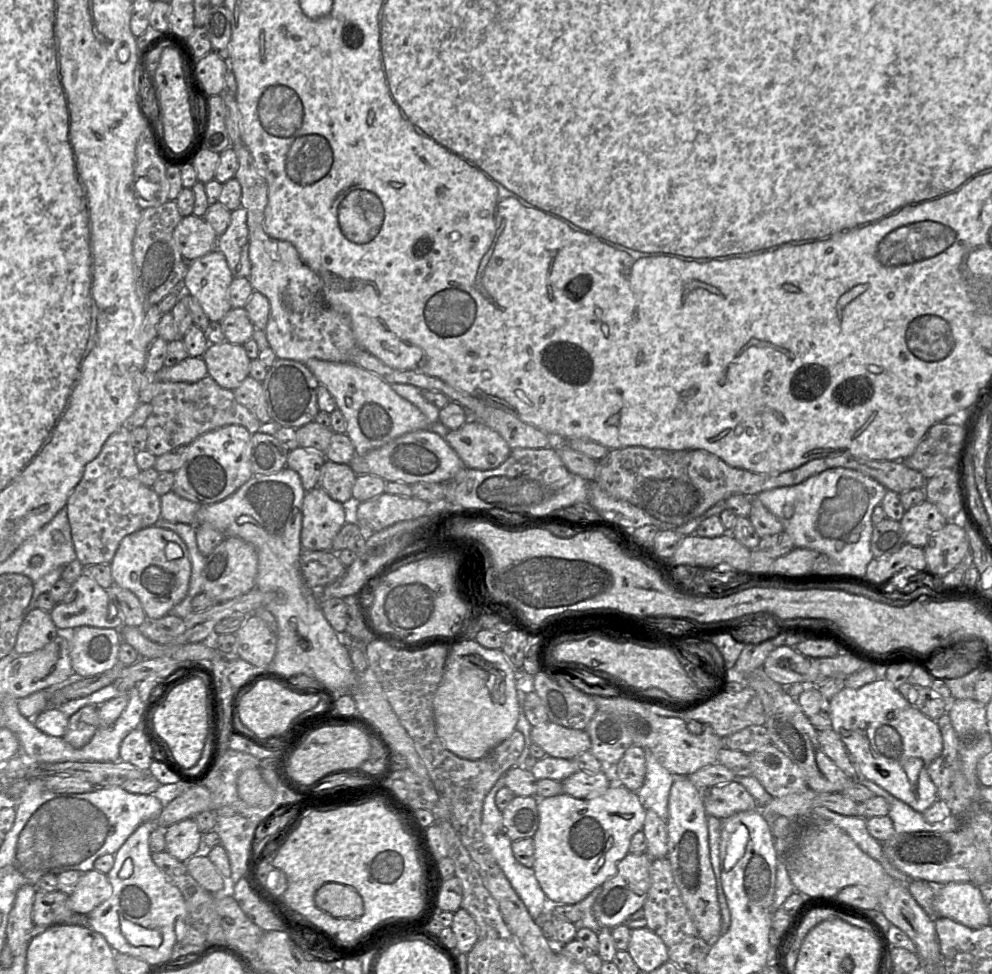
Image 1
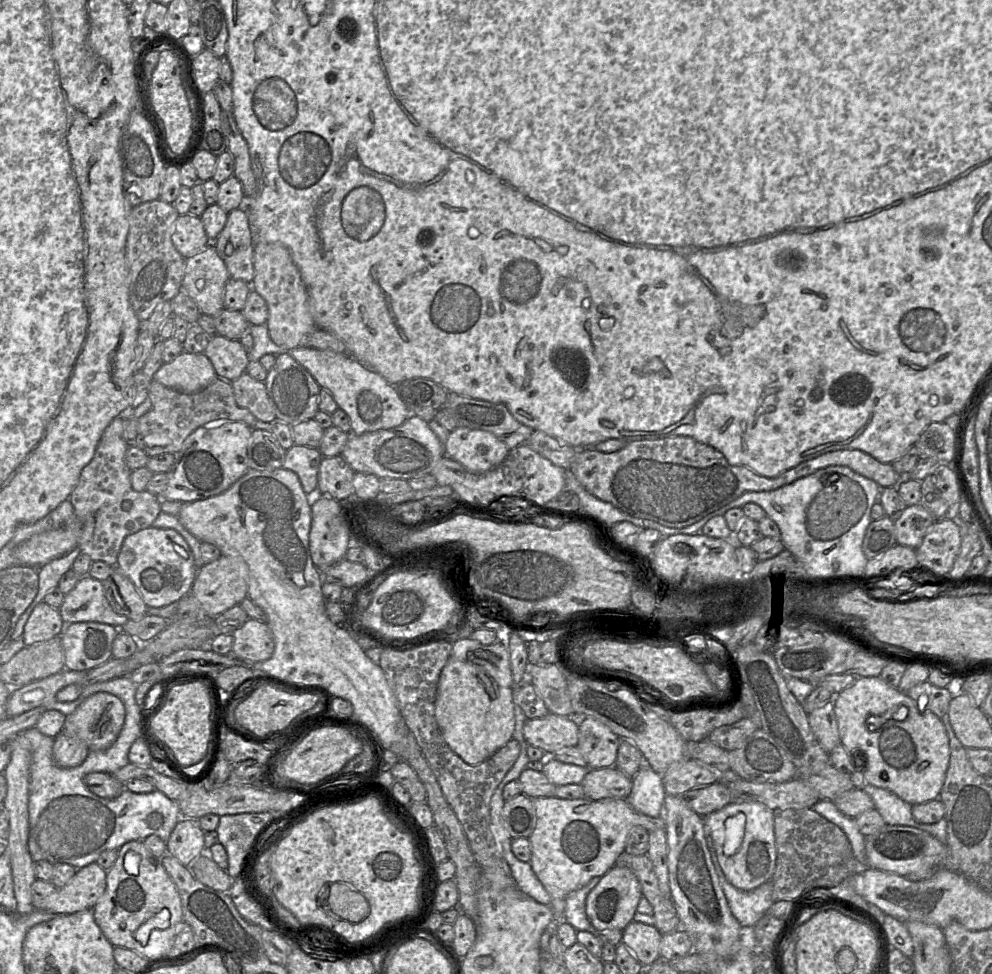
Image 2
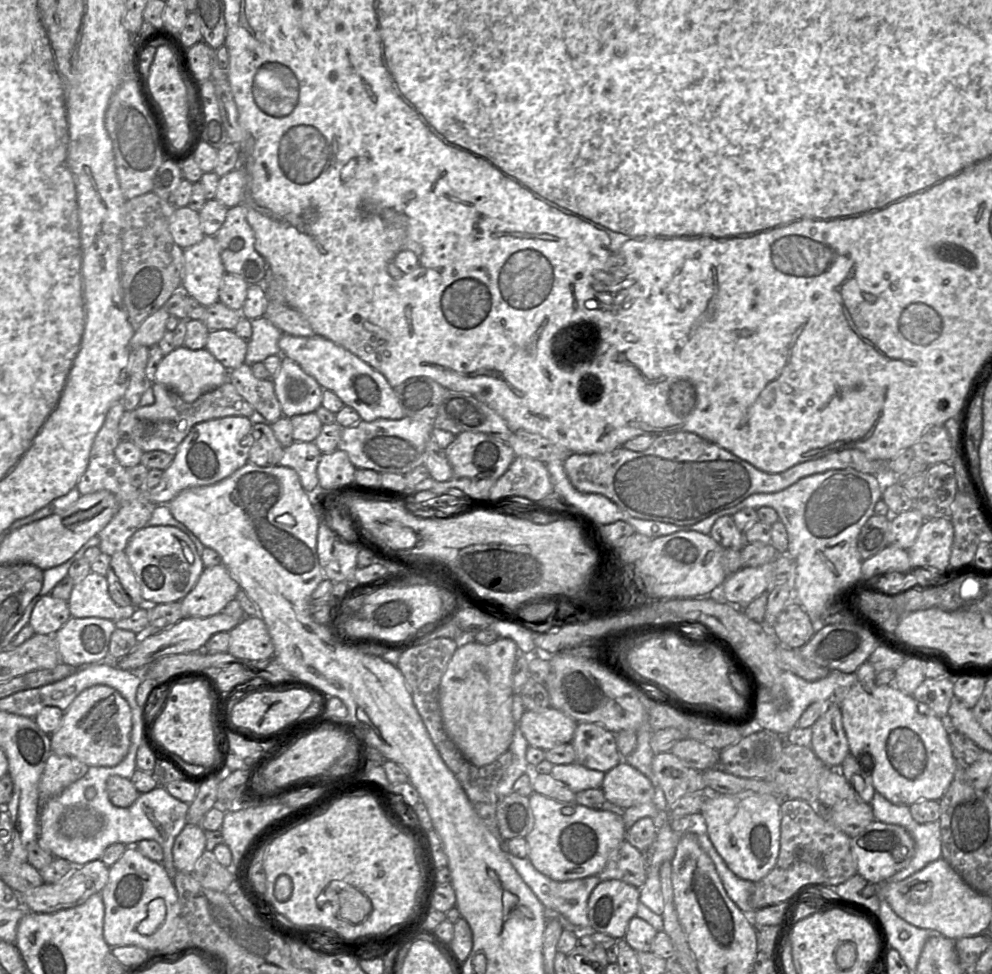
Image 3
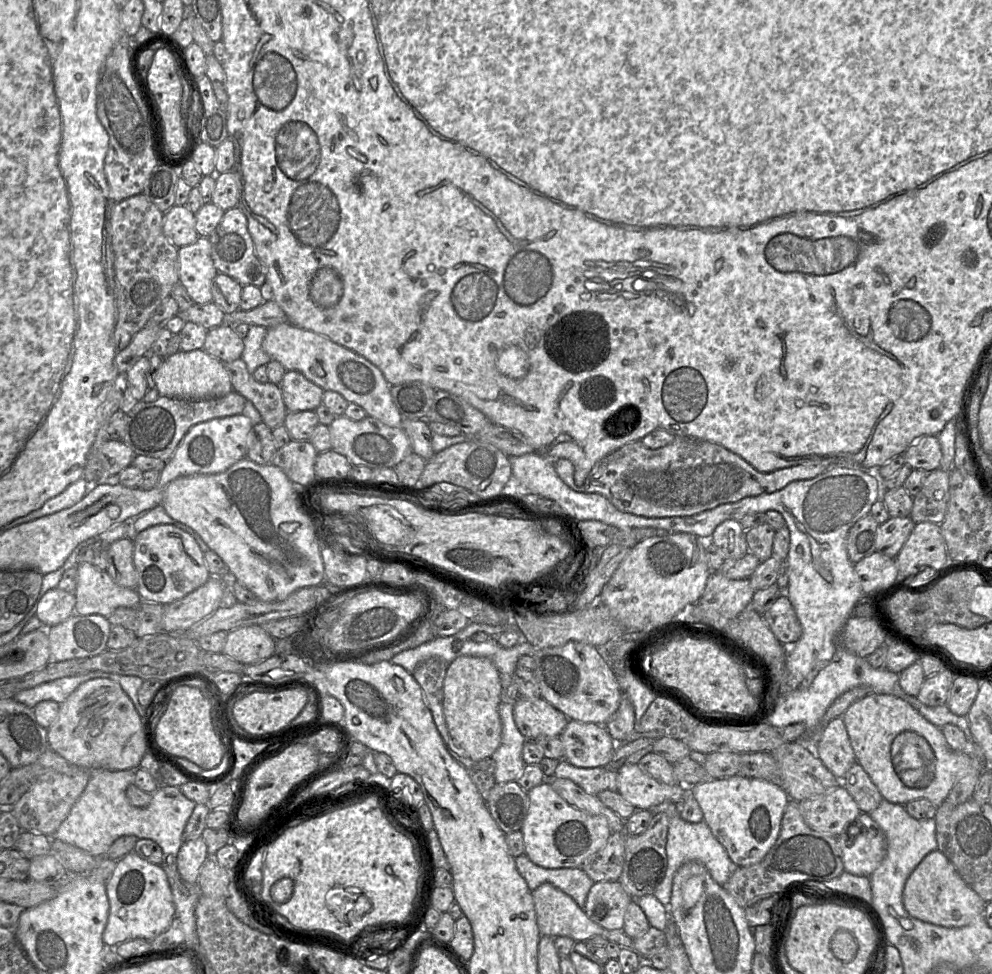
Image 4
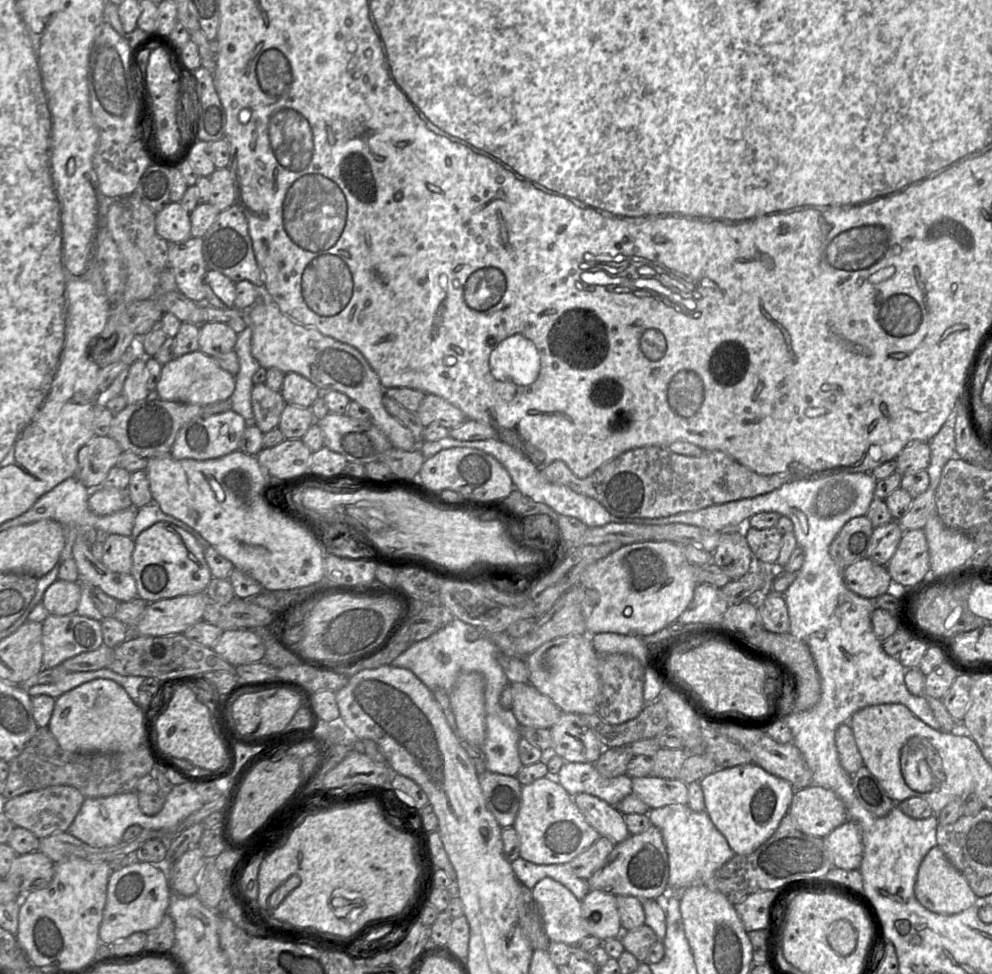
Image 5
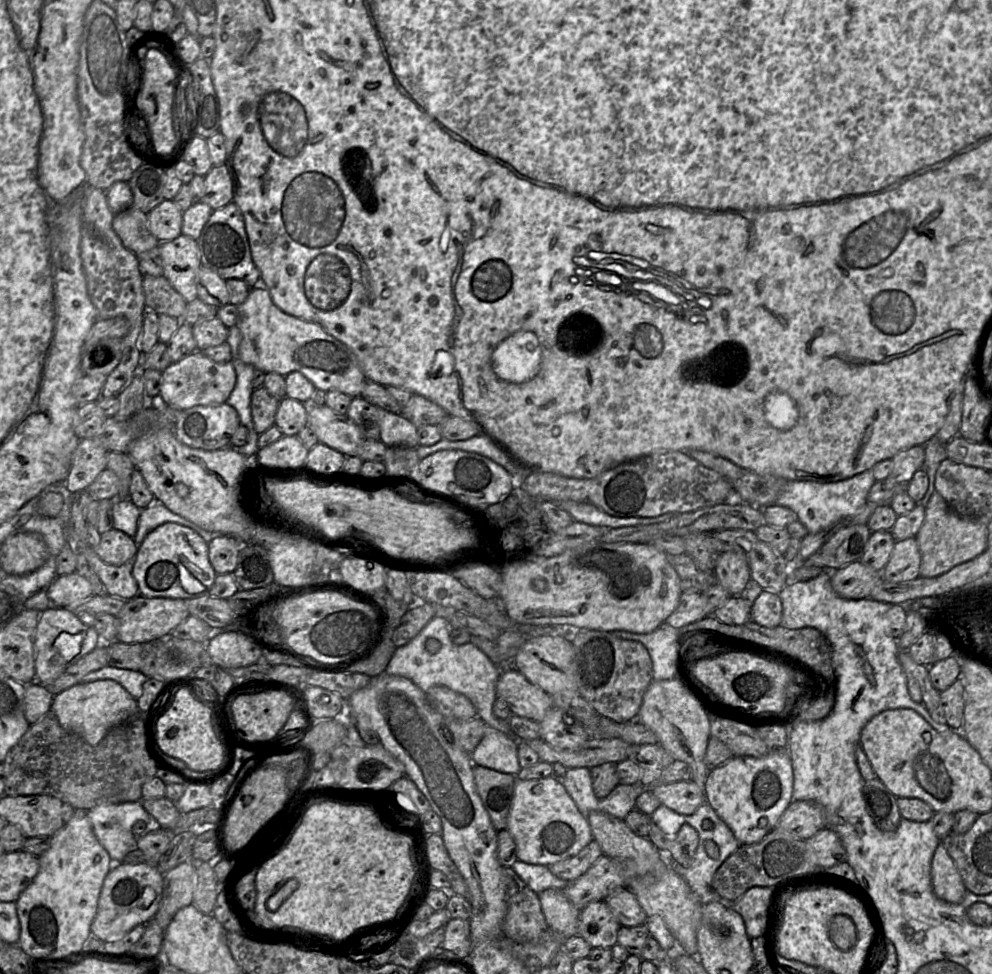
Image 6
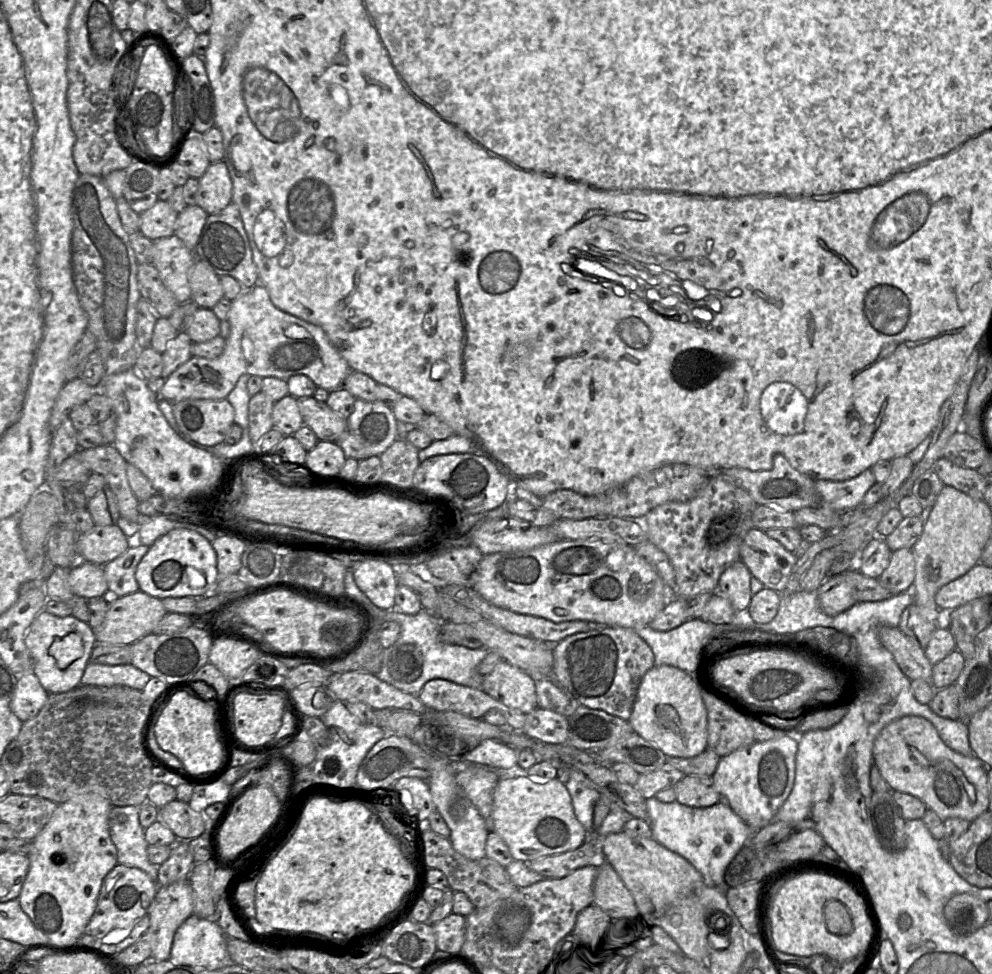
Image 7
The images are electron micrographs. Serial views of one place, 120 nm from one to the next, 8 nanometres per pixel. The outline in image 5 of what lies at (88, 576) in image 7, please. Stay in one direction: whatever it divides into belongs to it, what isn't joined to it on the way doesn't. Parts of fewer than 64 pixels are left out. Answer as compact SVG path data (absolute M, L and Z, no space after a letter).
M56 580L44 593L42 604L49 614L64 616L76 613L81 597L78 582Z

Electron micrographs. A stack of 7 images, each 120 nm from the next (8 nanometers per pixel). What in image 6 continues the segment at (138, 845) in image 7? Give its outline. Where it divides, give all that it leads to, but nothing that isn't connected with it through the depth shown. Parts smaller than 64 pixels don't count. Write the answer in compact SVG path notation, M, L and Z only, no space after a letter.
M141 801L101 804L87 813L95 836L114 863L122 863L129 852L138 849L137 838L132 833L136 821L155 825Z

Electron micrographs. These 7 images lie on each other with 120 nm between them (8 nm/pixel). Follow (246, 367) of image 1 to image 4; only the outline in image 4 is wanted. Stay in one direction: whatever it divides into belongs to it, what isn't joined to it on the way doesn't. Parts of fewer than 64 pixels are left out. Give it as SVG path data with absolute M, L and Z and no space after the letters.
M225 325L209 329L203 349L223 363L241 358L244 339L234 330L235 325Z

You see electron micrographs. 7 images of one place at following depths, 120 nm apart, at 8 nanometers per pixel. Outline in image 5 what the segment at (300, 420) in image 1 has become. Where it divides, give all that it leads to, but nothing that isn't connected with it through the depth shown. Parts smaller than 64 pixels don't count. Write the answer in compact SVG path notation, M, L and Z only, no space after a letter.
M294 372L285 374L280 393L286 404L309 408L321 395L321 391L316 385Z

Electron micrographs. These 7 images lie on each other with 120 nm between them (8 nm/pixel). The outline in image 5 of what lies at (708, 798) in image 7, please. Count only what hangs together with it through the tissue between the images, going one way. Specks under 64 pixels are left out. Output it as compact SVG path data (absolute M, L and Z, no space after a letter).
M655 776L632 778L632 793L637 795L650 809L670 804L687 805L688 785L678 779Z

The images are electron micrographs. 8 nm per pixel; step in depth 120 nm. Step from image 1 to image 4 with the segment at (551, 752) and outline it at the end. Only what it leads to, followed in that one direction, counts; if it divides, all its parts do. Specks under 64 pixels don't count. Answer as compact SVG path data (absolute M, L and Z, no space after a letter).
M519 697L514 703L513 716L518 730L528 741L543 736L557 737L569 721L561 711L542 697Z

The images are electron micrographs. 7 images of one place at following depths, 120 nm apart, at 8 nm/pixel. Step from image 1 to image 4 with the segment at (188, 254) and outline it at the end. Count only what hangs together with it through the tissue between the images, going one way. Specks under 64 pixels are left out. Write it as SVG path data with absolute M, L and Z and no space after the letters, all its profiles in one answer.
M172 206L164 213L163 232L177 248L193 244L199 237L195 214L186 206Z

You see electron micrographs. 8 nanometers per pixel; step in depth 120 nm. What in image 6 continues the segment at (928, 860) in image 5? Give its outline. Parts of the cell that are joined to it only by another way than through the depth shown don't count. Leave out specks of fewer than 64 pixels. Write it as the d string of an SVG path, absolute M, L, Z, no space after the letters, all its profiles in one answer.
M940 842L931 863L934 894L948 903L959 904L964 899L966 886L946 848Z

